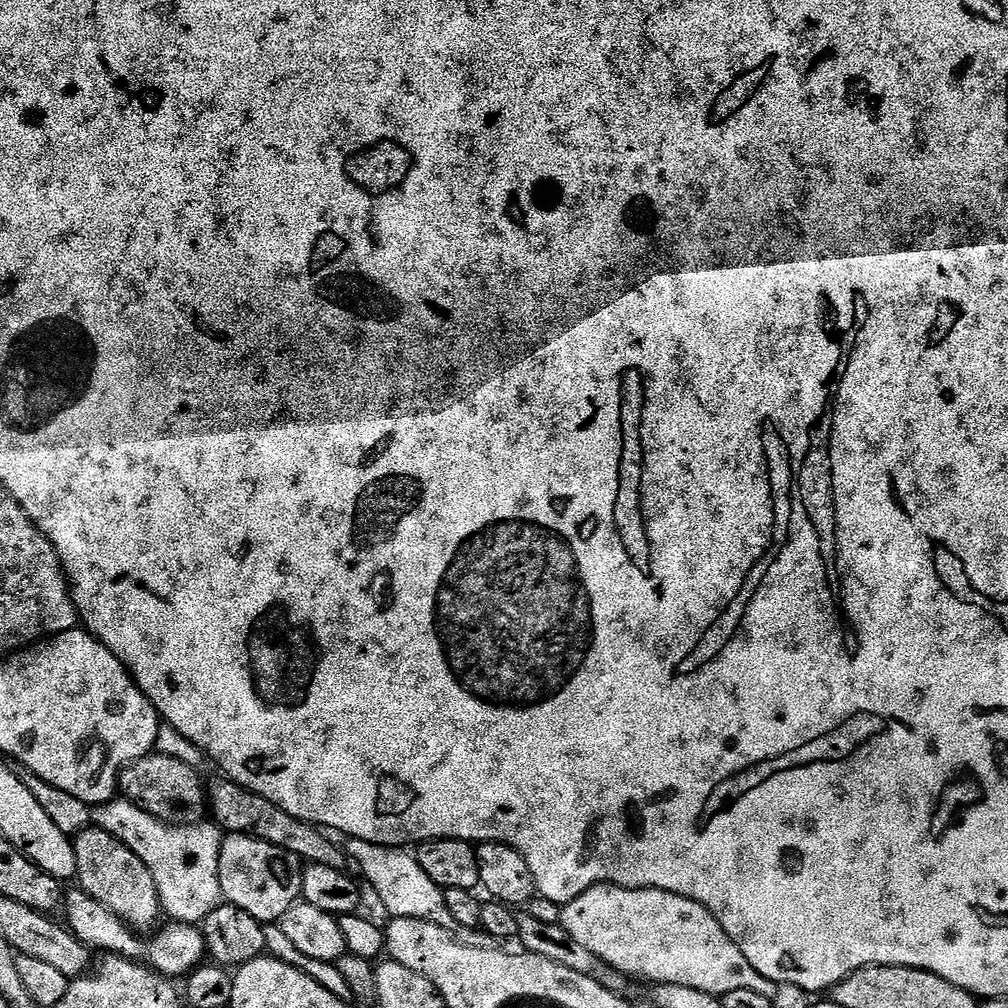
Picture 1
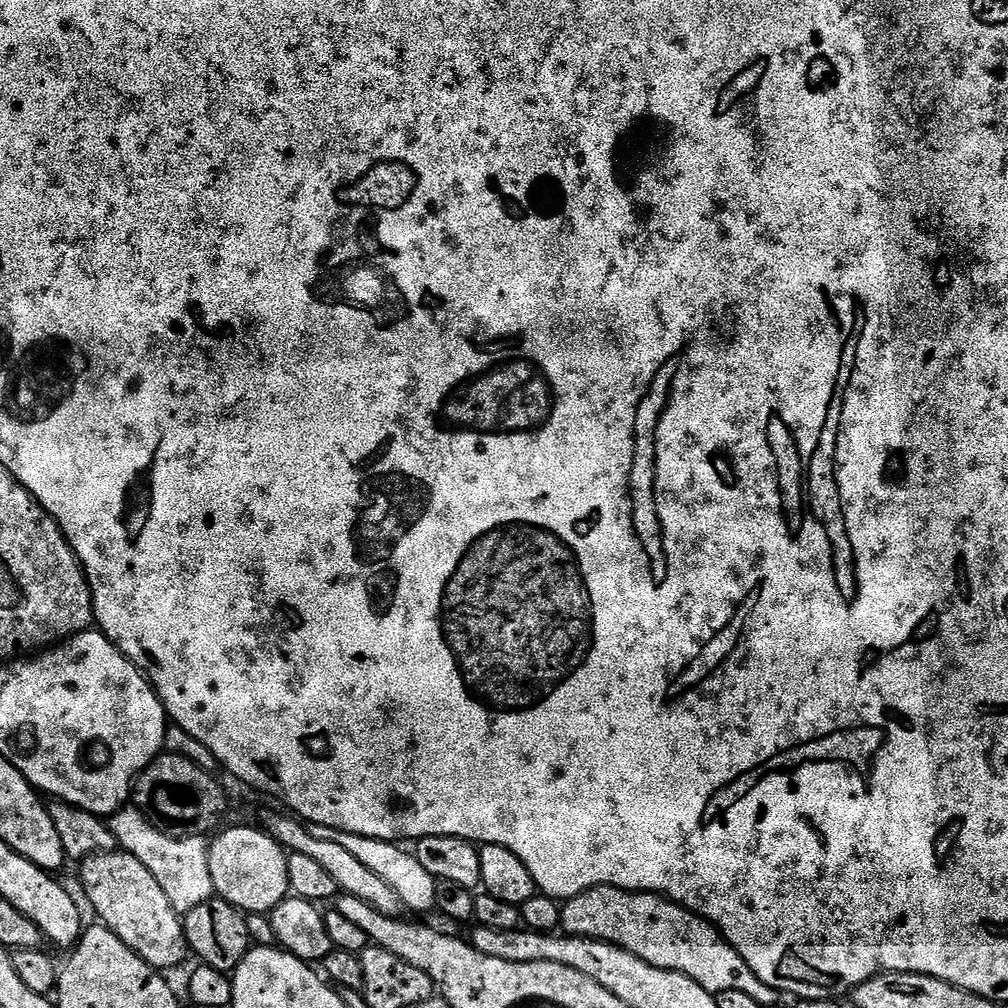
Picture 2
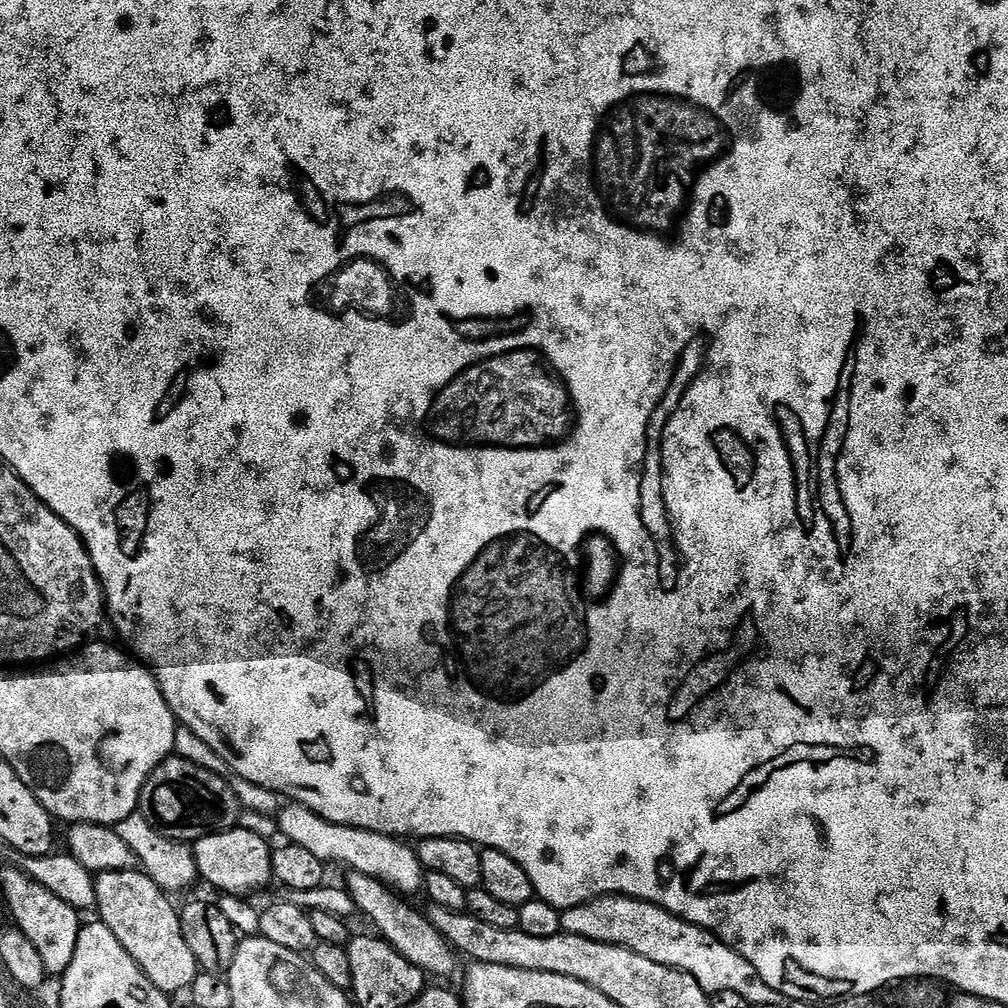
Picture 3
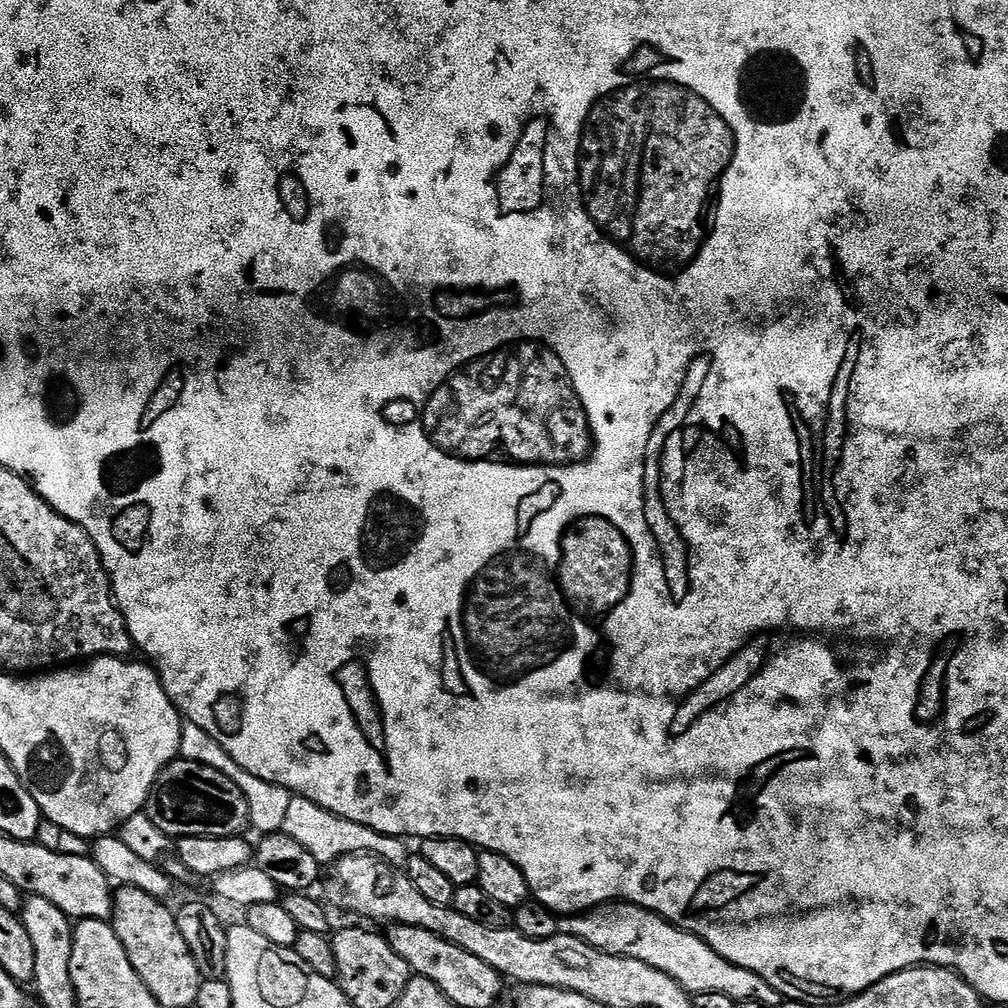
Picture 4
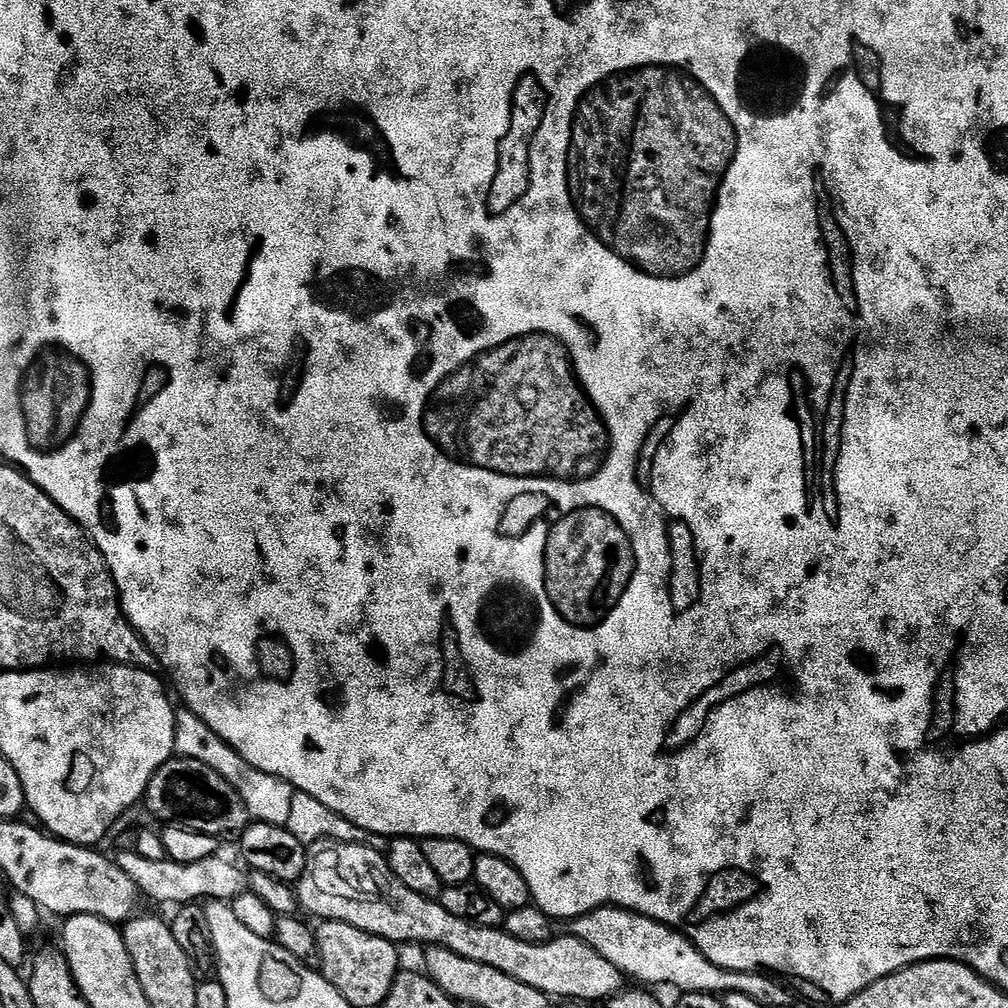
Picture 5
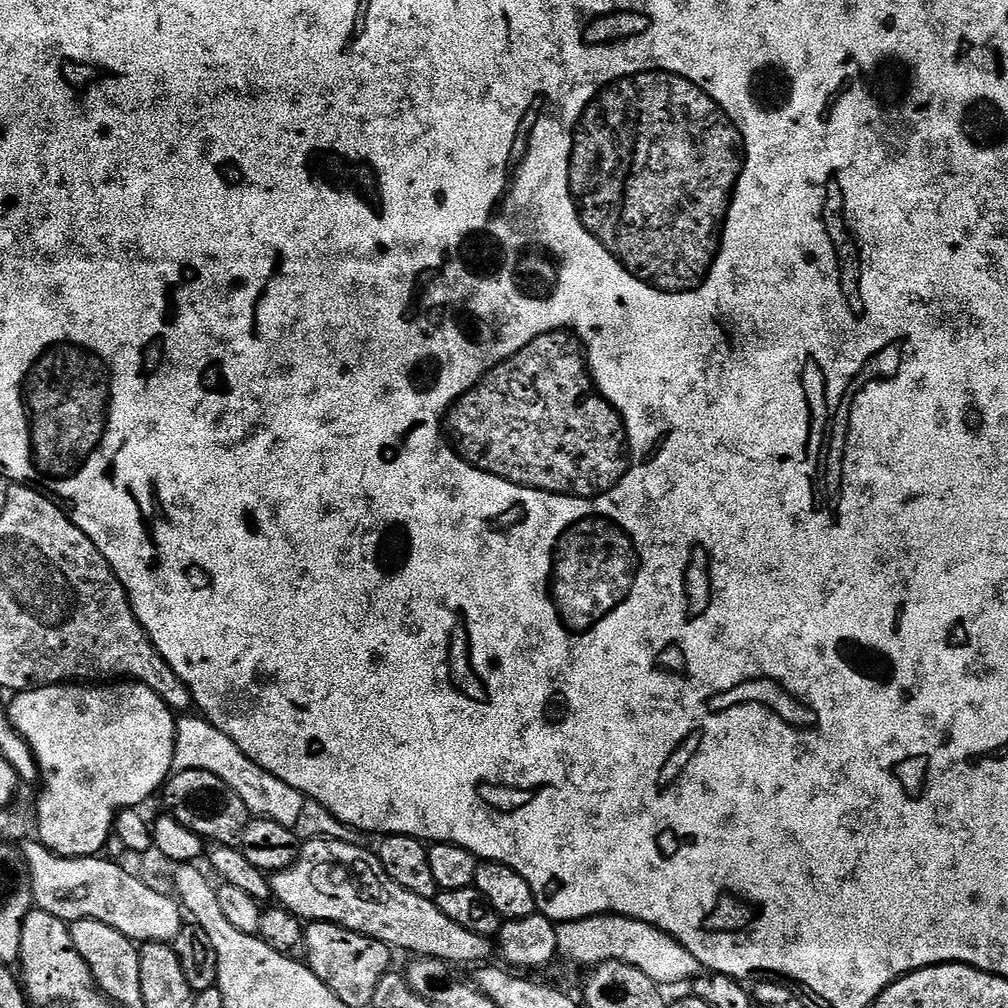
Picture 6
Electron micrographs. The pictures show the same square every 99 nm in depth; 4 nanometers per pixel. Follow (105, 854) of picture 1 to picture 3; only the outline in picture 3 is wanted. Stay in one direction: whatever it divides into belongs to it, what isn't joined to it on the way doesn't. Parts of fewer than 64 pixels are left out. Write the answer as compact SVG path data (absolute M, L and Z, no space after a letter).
M110 870L95 873L95 911L100 912L99 923L104 924L118 942L138 962L138 966L158 986L158 990L169 994L187 993L194 978L200 972L200 965L186 946L182 934L180 913L177 905L172 905L173 897L153 882L143 870Z

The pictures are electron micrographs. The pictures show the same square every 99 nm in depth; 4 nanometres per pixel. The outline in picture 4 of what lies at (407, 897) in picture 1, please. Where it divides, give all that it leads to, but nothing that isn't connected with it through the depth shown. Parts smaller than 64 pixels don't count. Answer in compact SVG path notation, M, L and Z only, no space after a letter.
M293 795L286 813L284 831L294 842L300 843L305 850L310 850L314 858L318 858L321 866L331 866L343 856L371 854L380 857L388 864L407 865L410 849L399 836L387 836L378 830L370 830L370 826L362 826L358 822L350 822L314 802L305 796Z

